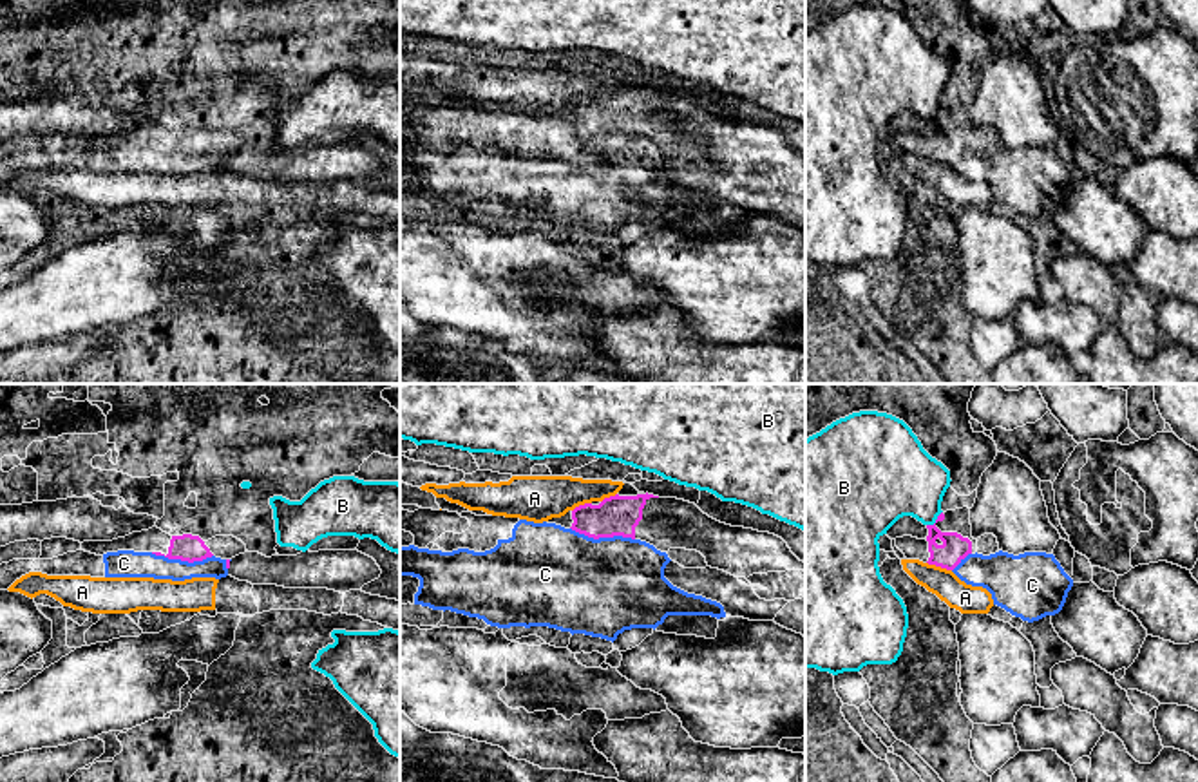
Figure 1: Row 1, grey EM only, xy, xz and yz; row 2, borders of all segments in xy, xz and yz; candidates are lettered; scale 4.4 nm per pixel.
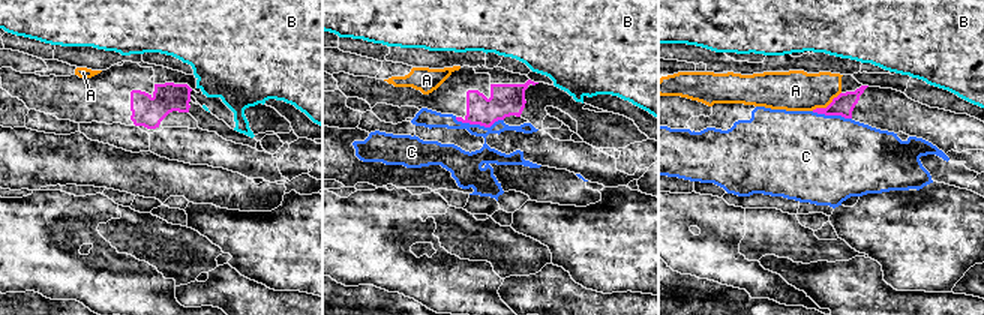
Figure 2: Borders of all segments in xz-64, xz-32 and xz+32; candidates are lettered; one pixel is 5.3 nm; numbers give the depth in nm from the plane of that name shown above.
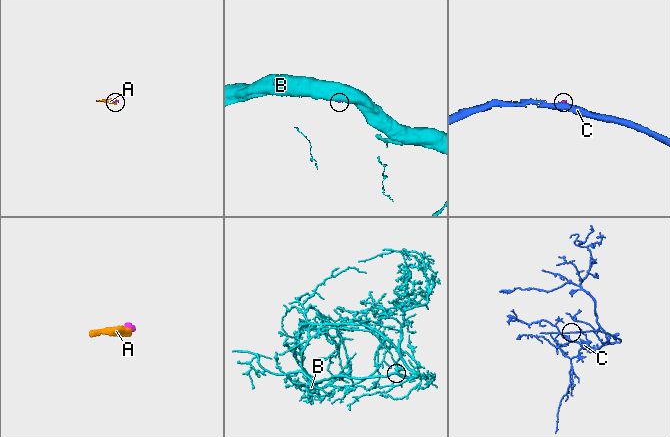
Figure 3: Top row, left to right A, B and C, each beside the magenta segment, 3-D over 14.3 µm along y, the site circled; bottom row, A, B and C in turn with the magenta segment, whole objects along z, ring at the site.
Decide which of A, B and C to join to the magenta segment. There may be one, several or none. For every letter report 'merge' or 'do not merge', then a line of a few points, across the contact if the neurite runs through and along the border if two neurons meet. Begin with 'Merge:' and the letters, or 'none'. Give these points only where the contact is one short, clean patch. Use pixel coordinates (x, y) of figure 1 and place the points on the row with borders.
Merge: none
A: do not merge; line yz (927, 562), (950, 571)
B: do not merge; line yz (941, 511), (927, 525)
C: do not merge; line xz (570, 527), (594, 538), (630, 536), (634, 540)

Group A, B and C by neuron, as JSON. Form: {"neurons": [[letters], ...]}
{"neurons": [["A"], ["B"], ["C"]]}

